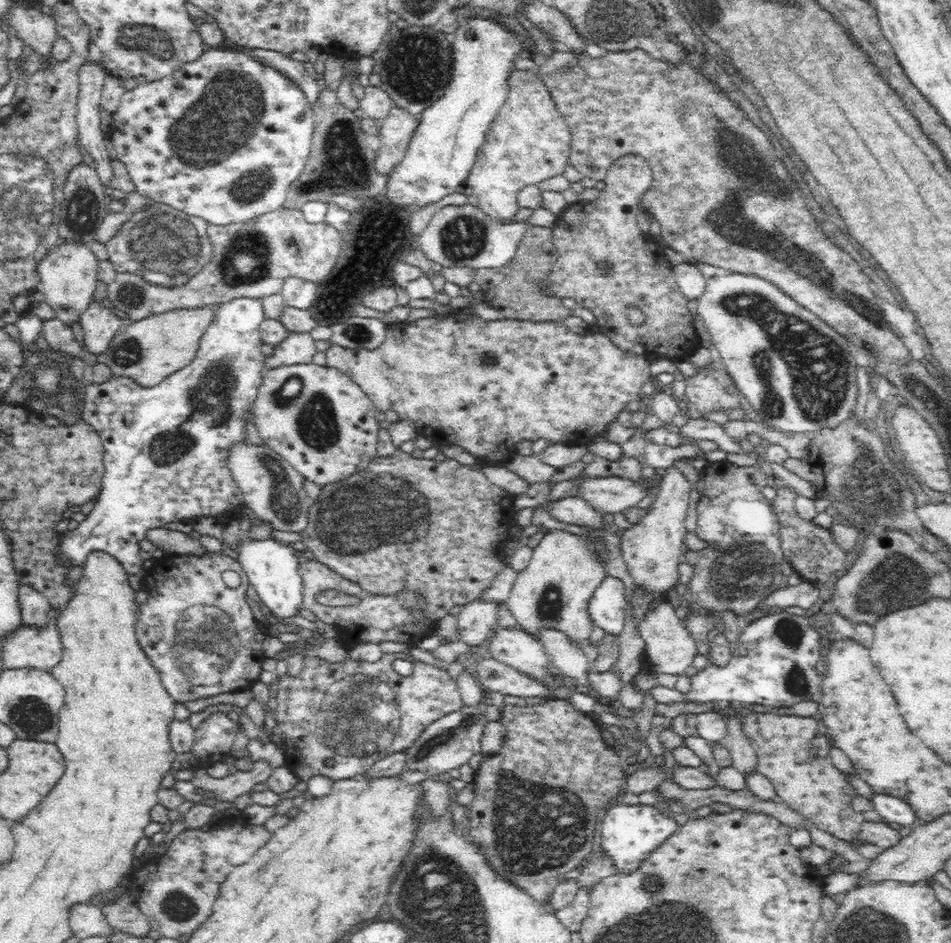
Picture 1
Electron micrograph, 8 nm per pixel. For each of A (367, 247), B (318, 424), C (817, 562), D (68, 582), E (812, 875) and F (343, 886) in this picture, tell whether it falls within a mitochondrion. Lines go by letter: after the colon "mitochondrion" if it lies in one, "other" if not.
A: other
B: mitochondrion
C: other
D: other
E: other
F: other

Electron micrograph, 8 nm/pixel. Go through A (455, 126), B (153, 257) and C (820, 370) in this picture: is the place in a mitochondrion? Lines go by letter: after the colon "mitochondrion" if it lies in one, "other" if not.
A: other
B: mitochondrion
C: mitochondrion

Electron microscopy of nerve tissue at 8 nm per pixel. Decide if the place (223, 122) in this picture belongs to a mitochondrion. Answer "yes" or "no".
yes

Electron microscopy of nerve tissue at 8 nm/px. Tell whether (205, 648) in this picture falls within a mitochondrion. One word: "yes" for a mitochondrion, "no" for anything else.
yes

